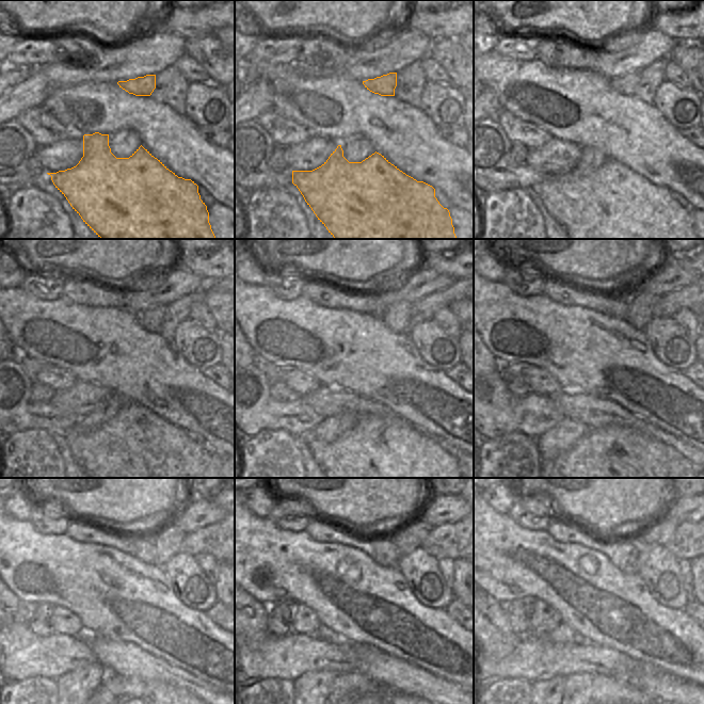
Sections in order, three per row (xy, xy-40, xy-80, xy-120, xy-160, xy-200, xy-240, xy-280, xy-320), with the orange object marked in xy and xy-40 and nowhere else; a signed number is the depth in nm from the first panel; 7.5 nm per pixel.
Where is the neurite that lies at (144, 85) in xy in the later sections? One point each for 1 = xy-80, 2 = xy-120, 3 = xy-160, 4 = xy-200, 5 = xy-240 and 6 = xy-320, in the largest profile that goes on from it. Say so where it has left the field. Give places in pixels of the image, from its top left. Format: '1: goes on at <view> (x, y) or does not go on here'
1: goes on at xy-80 (626, 84)
2: goes on at xy-120 (152, 320)
3: goes on at xy-160 (396, 317)
4: goes on at xy-200 (638, 317)
5: goes on at xy-240 (161, 539)
6: goes on at xy-320 (640, 536)

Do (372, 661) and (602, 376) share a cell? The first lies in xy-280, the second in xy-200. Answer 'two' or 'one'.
two

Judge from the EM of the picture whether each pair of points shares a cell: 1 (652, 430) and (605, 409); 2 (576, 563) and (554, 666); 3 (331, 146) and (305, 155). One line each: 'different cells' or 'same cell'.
1: same cell
2: different cells
3: same cell

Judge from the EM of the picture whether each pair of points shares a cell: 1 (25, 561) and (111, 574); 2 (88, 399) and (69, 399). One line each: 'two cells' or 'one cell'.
1: one cell
2: one cell

